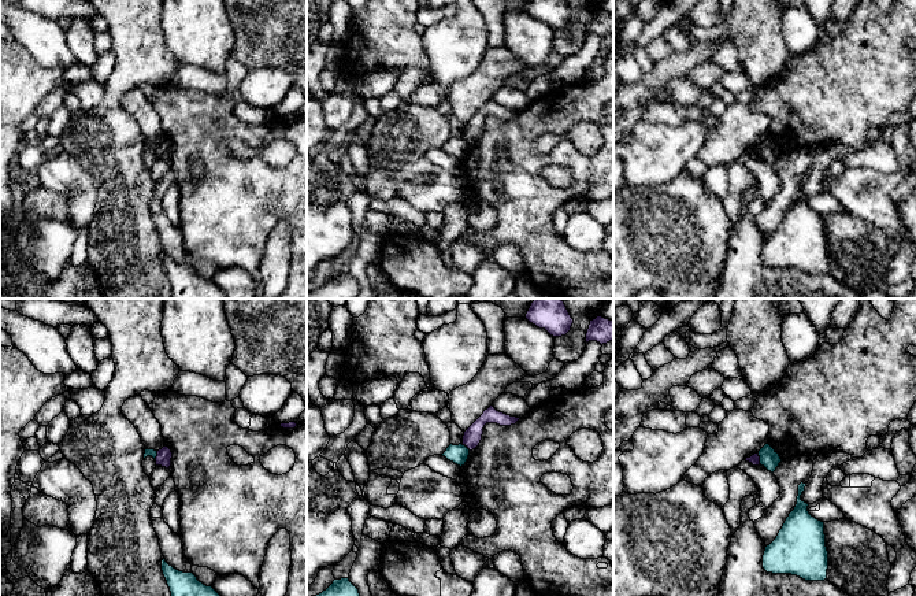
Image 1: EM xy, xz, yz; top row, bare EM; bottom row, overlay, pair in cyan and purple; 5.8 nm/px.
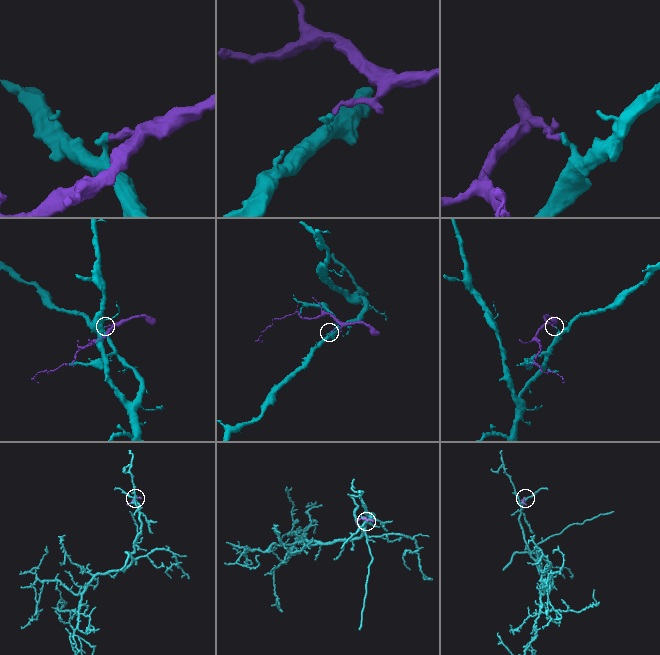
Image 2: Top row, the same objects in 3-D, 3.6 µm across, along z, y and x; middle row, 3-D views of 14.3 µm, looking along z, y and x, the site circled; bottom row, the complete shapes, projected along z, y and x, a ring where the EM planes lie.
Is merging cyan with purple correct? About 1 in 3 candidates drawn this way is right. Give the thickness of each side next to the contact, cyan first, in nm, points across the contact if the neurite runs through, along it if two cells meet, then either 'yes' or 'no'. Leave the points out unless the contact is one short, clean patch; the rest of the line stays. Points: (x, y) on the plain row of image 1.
110 nm thick on the cyan side, 60 nm on the other; border along yz (757, 145), (760, 156); no

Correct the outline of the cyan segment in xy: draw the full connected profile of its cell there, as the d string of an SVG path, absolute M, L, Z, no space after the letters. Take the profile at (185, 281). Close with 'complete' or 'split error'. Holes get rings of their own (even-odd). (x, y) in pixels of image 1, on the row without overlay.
M162 253L162 264L171 285L174 299L227 299L212 281L197 273L193 266L183 266Z; complete

